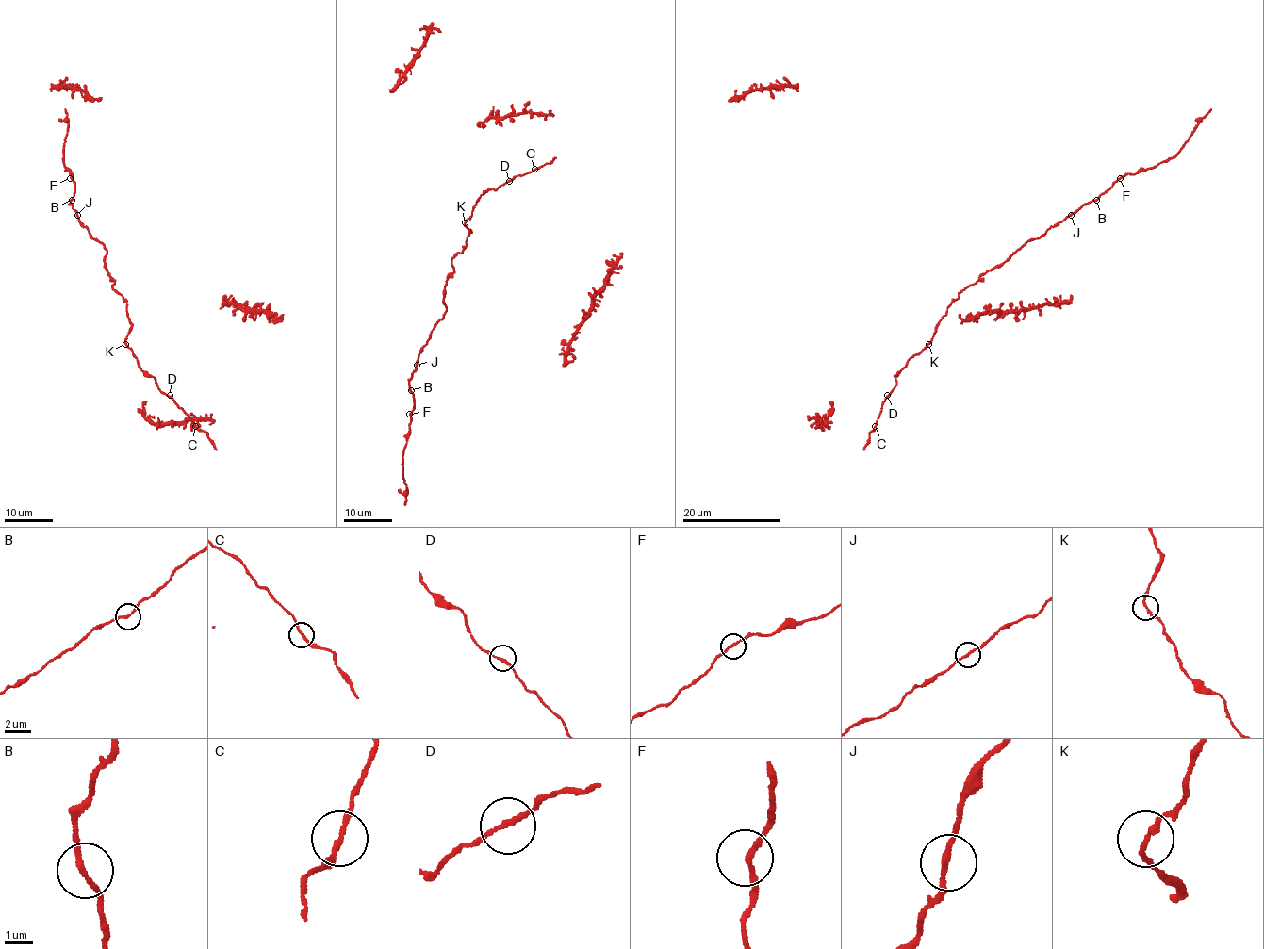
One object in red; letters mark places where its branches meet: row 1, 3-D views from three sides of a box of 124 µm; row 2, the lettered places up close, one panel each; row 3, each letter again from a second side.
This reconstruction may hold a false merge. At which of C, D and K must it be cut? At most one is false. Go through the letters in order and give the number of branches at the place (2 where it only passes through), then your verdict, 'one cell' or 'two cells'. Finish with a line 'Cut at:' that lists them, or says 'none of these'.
C: 2 branches meet; one cell
D: 2 branches meet; one cell
K: 2 branches meet; one cell
Cut at: none of these

